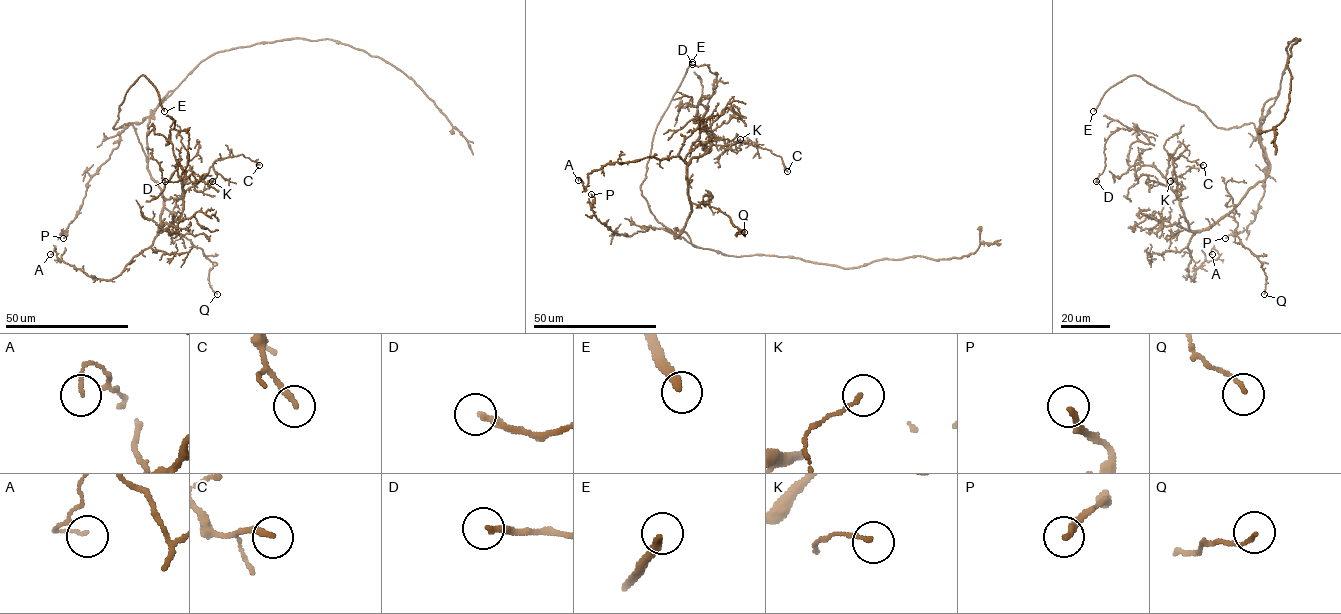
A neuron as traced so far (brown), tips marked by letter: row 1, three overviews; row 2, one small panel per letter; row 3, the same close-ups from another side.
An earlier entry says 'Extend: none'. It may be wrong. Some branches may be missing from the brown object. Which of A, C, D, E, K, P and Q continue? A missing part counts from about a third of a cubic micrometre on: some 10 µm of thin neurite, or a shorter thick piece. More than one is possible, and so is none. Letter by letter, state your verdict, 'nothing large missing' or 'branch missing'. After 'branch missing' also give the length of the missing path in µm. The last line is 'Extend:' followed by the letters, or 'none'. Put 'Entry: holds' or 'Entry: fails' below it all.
A: nothing large missing
C: nothing large missing
D: nothing large missing
E: branch missing; missing 15 µm
K: nothing large missing
P: nothing large missing
Q: nothing large missing
Extend: E
Entry: fails

